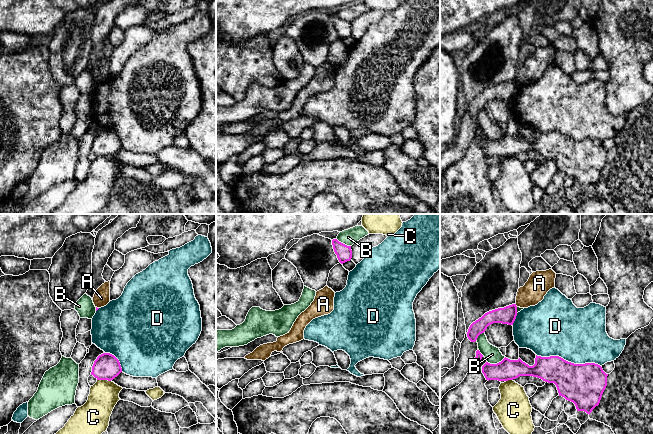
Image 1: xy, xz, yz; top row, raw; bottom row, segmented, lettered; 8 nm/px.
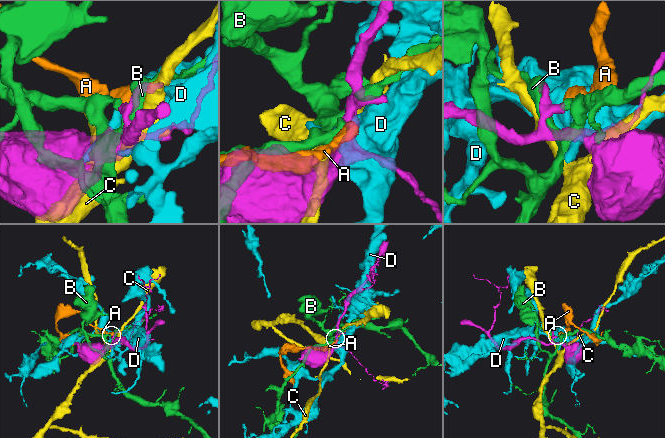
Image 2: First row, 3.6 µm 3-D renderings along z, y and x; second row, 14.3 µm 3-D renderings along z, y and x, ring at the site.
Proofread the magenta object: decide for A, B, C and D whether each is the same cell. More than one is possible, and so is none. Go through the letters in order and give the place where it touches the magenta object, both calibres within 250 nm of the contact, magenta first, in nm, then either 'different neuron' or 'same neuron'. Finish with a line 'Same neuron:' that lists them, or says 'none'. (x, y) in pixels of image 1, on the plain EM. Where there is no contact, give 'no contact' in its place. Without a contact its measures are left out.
A: contact yz (515, 81); calibres 140 and 190 nm; different neuron
B: contact yz (497, 139); calibres 170 and 130 nm; different neuron
C: contact xy (104, 155); calibres 200 and 240 nm; different neuron
D: contact yz (567, 137); calibres 340 and 440 nm; different neuron
Same neuron: none

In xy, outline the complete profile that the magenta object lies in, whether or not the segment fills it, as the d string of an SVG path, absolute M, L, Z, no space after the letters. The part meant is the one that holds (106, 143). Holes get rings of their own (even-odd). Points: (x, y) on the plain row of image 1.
M103 129L94 137L91 151L97 156L111 157L121 148L122 144L119 136L110 129Z

